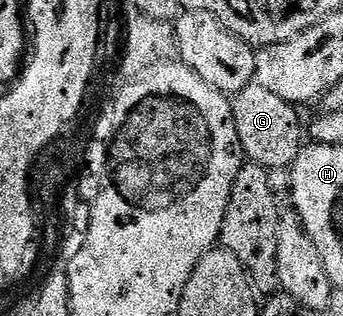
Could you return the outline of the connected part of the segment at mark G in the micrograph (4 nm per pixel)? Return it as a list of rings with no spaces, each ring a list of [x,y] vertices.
[[[255,80],[249,83],[247,88],[240,90],[232,99],[235,116],[235,124],[239,132],[239,140],[242,141],[244,157],[252,165],[264,166],[270,172],[284,171],[292,167],[297,153],[302,148],[303,122],[297,115],[298,107],[294,103],[275,96],[275,92],[267,92]]]

